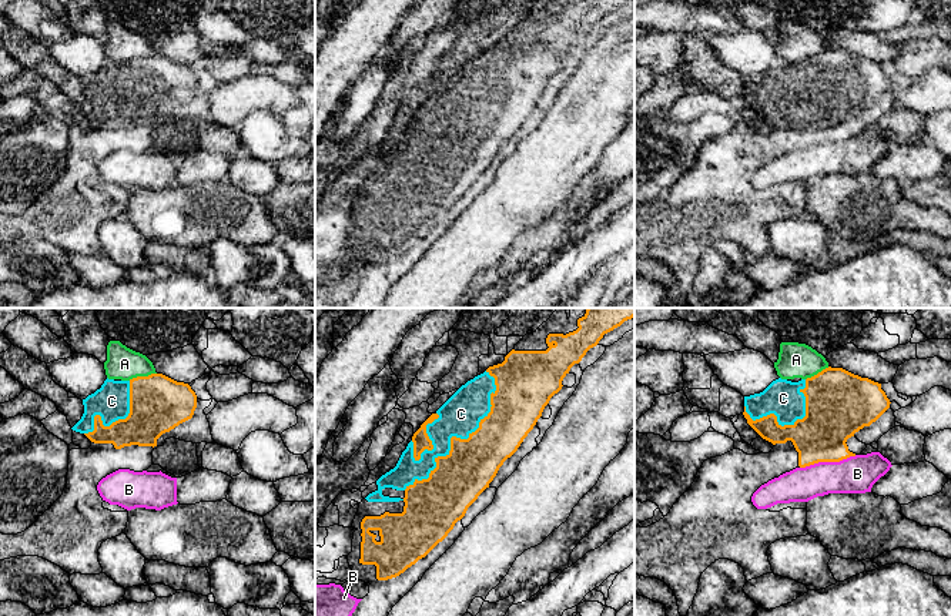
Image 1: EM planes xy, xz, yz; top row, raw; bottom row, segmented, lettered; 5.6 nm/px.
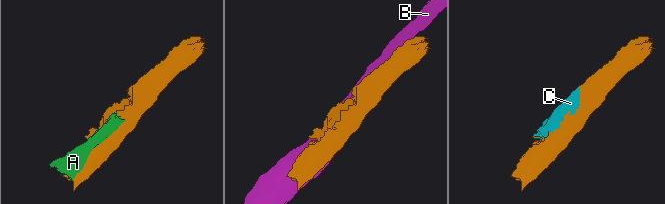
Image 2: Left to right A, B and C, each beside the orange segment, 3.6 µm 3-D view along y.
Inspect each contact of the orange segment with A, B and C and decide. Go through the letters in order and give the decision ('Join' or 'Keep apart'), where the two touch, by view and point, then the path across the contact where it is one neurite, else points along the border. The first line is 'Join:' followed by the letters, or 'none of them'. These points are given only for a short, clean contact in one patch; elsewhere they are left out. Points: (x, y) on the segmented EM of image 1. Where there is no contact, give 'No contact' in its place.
Join: C
A: Keep apart. Touches orange at xy (141, 377)
B: Keep apart. Touches orange at yz (827, 461). Boundary: yz (856, 455), (834, 462), (814, 462), (800, 468)
C: Join. Touches orange at xz (458, 438)

